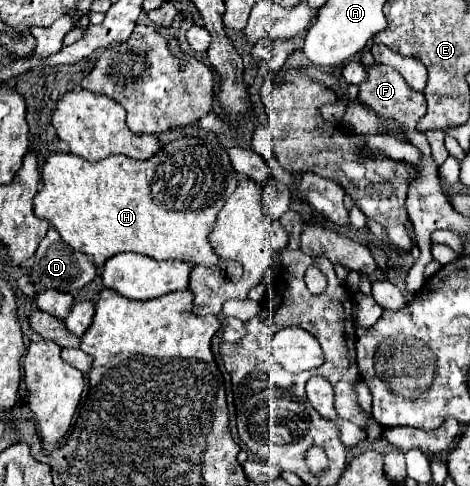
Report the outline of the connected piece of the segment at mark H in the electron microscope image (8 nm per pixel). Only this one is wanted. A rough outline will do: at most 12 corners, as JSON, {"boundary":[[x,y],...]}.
{"boundary":[[226,150],[50,154],[34,214],[98,266],[136,252],[240,264],[208,244],[236,186]]}

